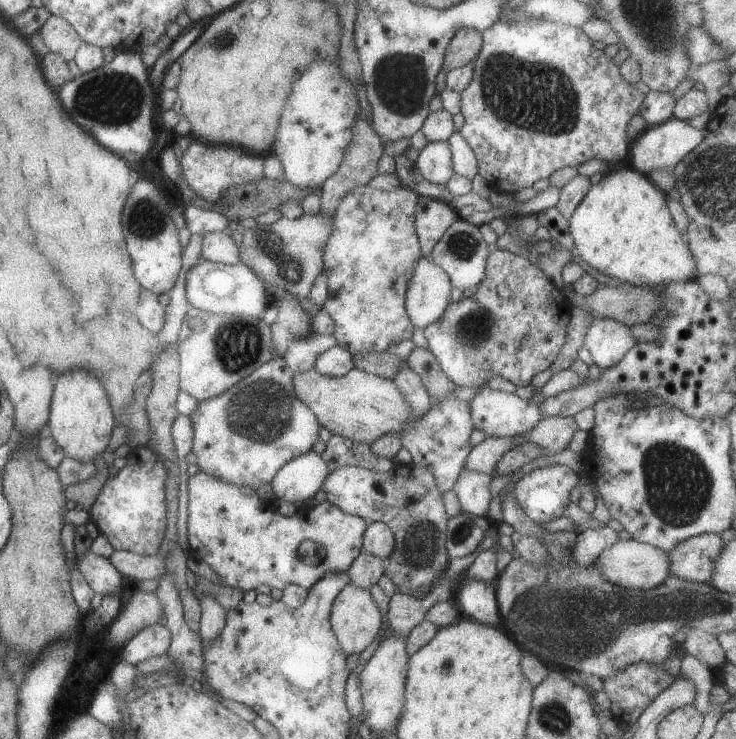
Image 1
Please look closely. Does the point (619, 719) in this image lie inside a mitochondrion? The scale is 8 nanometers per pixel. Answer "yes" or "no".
no

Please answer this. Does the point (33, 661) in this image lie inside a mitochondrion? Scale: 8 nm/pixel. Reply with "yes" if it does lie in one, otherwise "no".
no

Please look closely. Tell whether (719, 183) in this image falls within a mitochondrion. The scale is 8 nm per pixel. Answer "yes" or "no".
yes

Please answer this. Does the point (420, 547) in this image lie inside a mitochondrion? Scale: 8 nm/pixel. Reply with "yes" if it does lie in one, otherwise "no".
yes

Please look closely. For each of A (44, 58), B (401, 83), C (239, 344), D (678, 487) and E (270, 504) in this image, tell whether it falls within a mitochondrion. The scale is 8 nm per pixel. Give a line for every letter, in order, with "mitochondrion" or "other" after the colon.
A: other
B: mitochondrion
C: mitochondrion
D: mitochondrion
E: other

